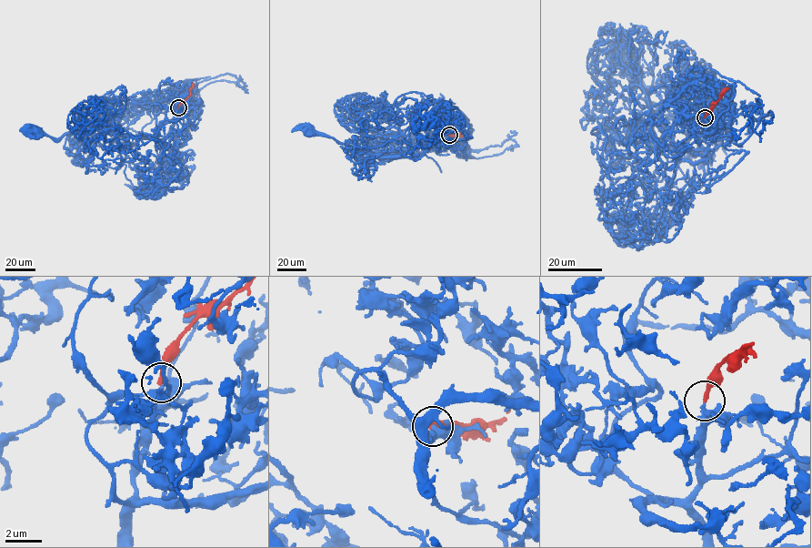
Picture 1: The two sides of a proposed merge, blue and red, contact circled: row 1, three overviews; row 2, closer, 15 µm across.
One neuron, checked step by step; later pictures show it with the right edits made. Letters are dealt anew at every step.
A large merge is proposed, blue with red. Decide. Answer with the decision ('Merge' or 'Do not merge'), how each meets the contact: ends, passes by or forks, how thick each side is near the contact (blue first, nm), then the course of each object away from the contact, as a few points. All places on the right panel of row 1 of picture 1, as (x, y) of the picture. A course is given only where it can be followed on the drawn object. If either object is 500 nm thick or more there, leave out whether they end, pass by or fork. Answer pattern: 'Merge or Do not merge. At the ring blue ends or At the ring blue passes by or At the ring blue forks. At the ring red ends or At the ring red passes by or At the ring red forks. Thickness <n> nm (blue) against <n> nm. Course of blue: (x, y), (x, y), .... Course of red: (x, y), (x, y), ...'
Merge. At the ring blue passes by. At the ring red ends. Thickness 240 nm (blue) against 200 nm. Course of blue: (704, 117), (706, 157), (682, 160), (679, 152), (697, 147), (688, 107), (671, 89), (645, 86), (625, 57). Course of red: (704, 116), (728, 88)

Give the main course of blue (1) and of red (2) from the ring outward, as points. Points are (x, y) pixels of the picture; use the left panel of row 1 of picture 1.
1: (178, 107), (168, 135), (159, 141), (142, 137), (122, 143), (78, 131), (57, 138), (37, 133)
2: (178, 107), (189, 96), (192, 83)

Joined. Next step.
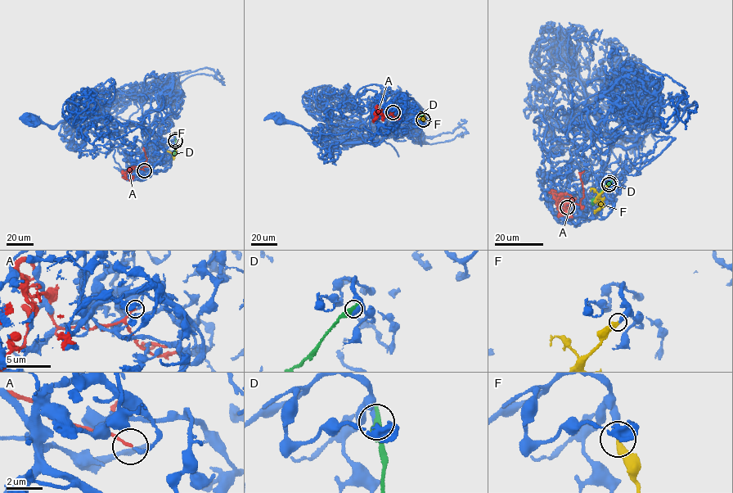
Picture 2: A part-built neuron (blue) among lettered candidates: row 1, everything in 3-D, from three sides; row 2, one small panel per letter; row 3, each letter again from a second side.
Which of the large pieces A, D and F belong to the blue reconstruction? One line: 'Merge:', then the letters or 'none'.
Merge: F

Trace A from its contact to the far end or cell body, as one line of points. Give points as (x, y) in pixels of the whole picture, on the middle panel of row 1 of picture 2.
A: (393, 112), (382, 115), (379, 110), (376, 118), (374, 112)

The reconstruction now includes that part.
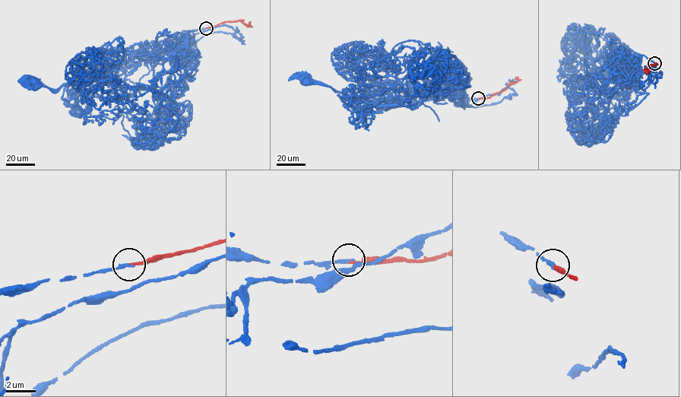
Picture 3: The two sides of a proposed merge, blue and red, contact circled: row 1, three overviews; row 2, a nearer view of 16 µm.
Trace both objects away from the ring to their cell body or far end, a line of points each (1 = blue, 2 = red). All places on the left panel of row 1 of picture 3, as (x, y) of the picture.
1: (206, 28), (158, 36), (150, 55), (153, 77), (150, 88), (128, 94), (76, 82), (55, 89), (35, 84)
2: (206, 28), (239, 20), (248, 26), (250, 21)

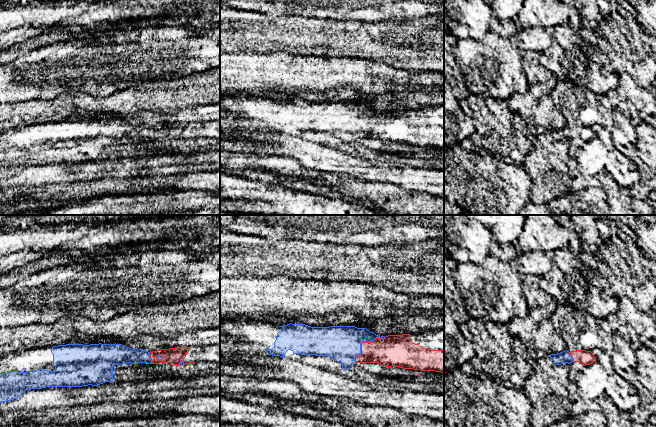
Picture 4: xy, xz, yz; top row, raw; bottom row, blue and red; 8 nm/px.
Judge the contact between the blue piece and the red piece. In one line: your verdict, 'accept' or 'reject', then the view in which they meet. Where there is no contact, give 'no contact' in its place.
accept | xz

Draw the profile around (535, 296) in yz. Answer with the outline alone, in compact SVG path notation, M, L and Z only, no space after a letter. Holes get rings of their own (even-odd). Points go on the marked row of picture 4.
M528 276L522 281L522 290L529 309L540 307L552 314L558 303L554 298L540 286L540 279L535 276Z

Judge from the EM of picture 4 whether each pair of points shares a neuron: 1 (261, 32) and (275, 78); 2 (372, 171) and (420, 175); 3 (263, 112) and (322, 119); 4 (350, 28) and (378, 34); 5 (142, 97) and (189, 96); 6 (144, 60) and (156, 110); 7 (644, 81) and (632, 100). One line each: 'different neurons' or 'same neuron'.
1: different neurons
2: different neurons
3: same neuron
4: same neuron
5: same neuron
6: different neurons
7: different neurons

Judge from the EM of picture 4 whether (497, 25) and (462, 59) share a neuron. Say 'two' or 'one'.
two

